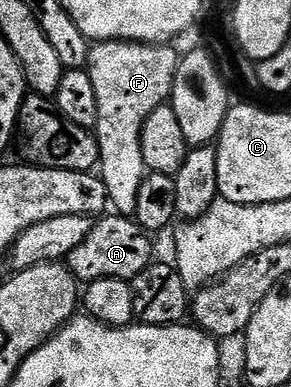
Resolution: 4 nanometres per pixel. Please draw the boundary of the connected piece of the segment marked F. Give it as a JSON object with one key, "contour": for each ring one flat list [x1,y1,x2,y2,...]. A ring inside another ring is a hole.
{"contour":[[100,41,88,52,86,68,98,96,98,121,94,128,100,142,98,174,108,190,111,210,135,216,138,189,146,174,142,157,142,129,154,109,165,106,174,85,181,56,172,45,149,45,127,41]]}

